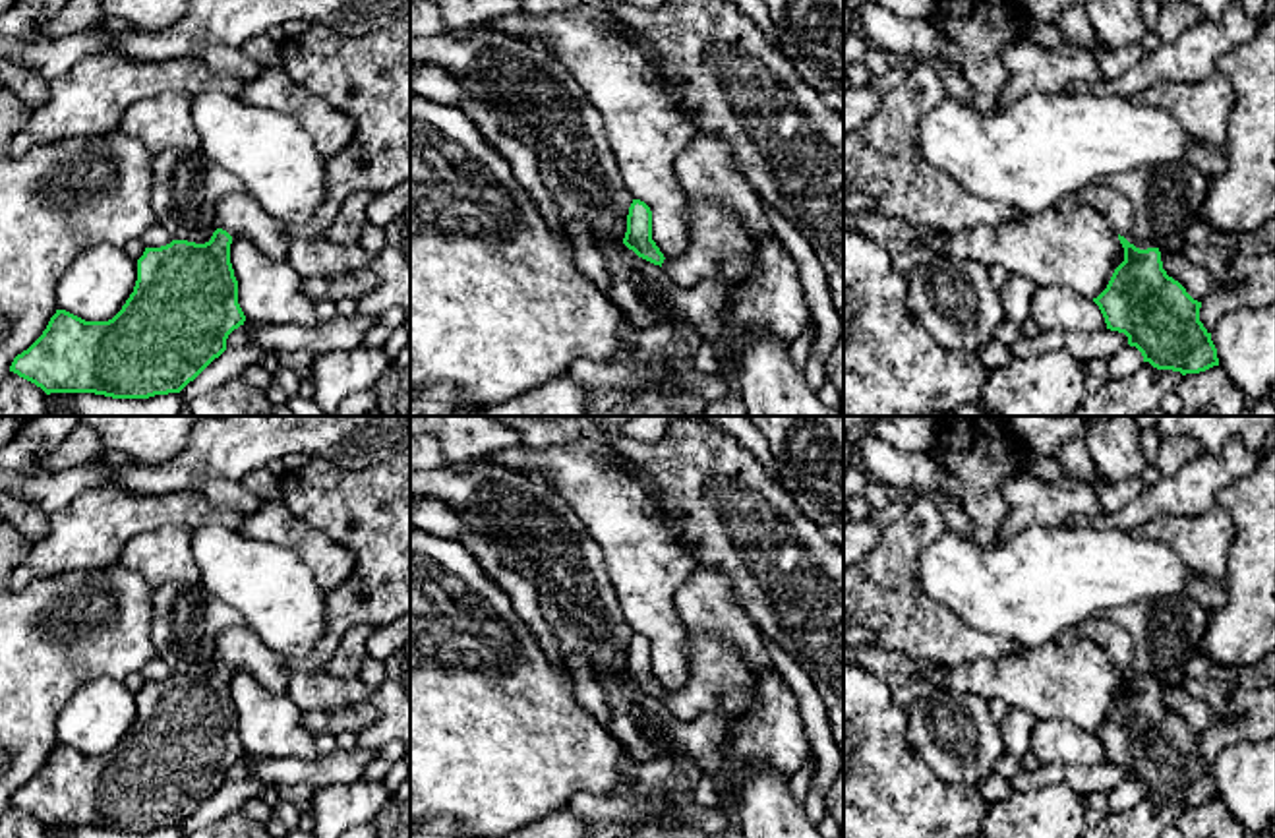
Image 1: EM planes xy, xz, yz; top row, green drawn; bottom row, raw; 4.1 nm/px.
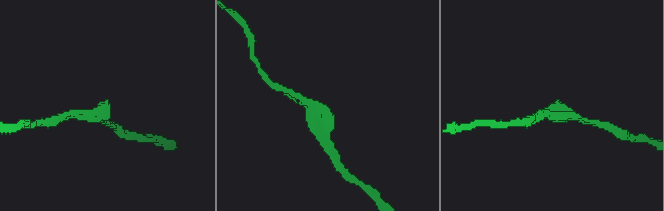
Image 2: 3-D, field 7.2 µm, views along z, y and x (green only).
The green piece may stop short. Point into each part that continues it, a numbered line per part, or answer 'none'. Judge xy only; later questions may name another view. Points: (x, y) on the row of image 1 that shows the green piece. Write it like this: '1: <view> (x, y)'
1: xy (368, 78)

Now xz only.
1: xz (718, 246)

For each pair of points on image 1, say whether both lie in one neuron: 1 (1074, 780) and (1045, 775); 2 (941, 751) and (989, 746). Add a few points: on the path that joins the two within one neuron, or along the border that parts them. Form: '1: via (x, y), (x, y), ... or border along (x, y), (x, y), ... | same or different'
1: via (1067, 775), (1053, 775) | same
2: via (952, 746), (978, 746) | same

